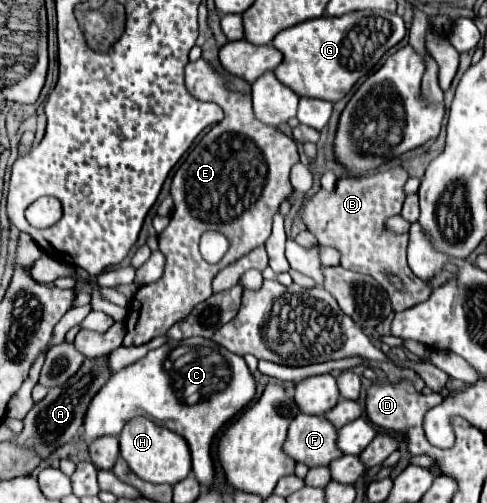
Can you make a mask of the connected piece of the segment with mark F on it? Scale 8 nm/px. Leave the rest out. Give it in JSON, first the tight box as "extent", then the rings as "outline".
{"extent":[283,414,343,468],"outline":[[[297,414],[283,442],[283,452],[309,468],[327,466],[331,460],[343,456],[335,446],[335,438],[337,428],[327,418]]]}

